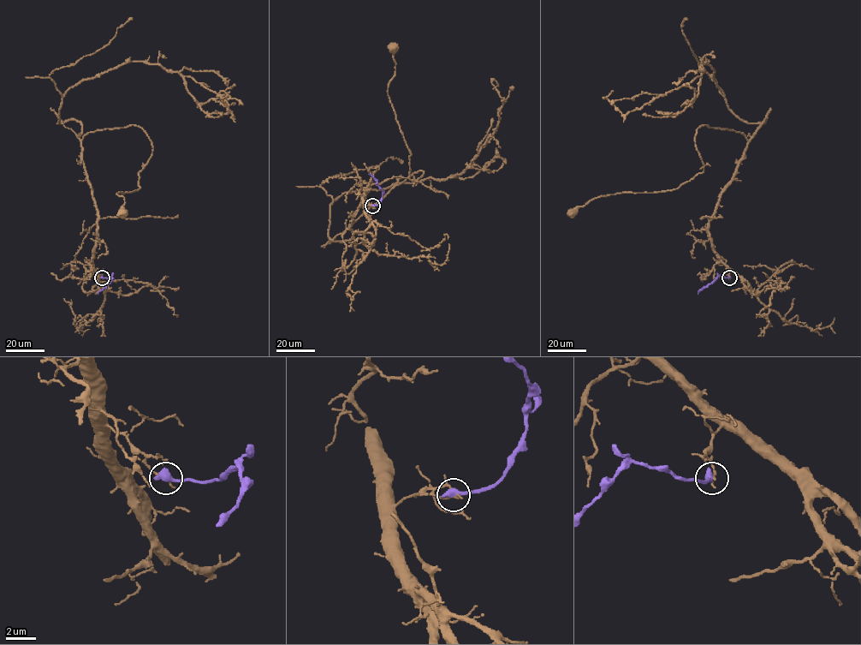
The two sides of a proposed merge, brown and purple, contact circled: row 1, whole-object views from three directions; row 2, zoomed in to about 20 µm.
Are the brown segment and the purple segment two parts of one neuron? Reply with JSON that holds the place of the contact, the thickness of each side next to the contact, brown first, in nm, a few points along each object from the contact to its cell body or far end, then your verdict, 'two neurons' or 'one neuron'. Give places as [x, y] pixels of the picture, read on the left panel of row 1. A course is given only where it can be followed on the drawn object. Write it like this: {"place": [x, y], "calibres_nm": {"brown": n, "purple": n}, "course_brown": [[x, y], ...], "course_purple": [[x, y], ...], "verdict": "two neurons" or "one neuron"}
{"place": [102, 277], "calibres_nm": {"brown": 150, "purple": 550}, "course_brown": [[102, 277], [81, 140], [138, 125], [152, 152], [139, 188], [116, 194], [122, 212]], "course_purple": [[102, 277], [111, 276], [112, 278], [97, 294]], "verdict": "two neurons"}

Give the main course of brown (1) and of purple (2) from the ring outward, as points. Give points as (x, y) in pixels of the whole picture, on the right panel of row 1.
1: (729, 277), (709, 219), (747, 144), (742, 133), (701, 125), (703, 173), (570, 212)
2: (729, 277), (719, 276), (697, 294)

